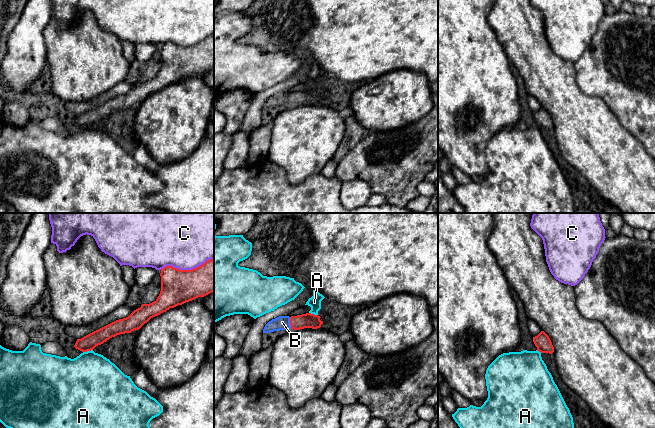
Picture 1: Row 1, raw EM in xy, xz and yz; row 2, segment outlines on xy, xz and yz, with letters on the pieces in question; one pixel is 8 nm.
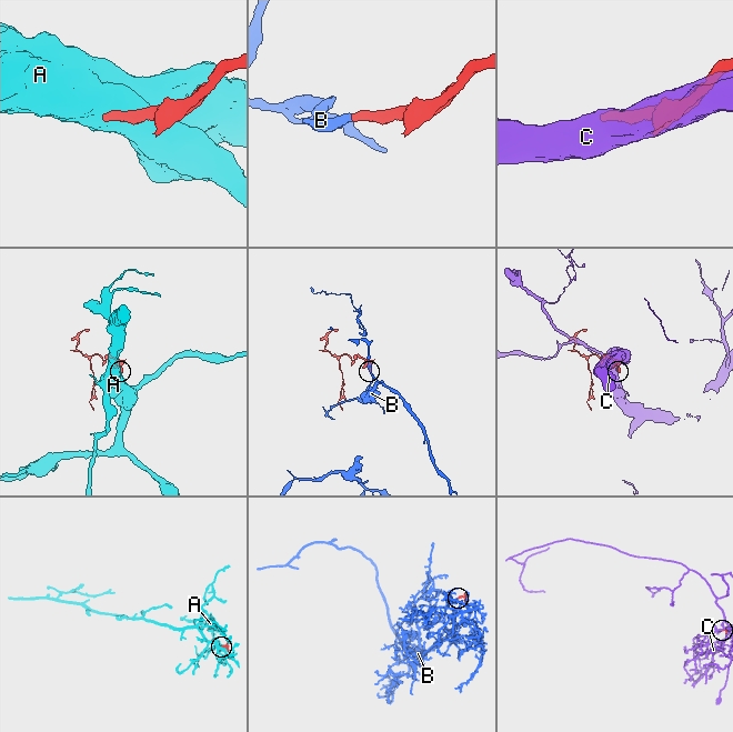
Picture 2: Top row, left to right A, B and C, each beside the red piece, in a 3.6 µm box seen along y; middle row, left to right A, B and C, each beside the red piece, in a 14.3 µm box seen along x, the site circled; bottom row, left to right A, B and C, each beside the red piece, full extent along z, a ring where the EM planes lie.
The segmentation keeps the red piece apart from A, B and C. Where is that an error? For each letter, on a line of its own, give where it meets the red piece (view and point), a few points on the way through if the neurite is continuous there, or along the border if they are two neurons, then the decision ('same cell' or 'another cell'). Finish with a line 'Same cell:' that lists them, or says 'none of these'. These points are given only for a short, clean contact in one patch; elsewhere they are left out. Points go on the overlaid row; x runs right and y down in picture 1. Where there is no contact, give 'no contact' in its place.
A: meets red in xy at (87, 350); border along xy (92, 349), (83, 352); another cell
B: meets red in xz at (290, 323); runs through xz (308, 320), (290, 323), (282, 322); same cell
C: meets red in xy at (186, 270); another cell
Same cell: B

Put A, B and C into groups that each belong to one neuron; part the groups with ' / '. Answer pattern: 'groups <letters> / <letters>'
groups A / B / C

